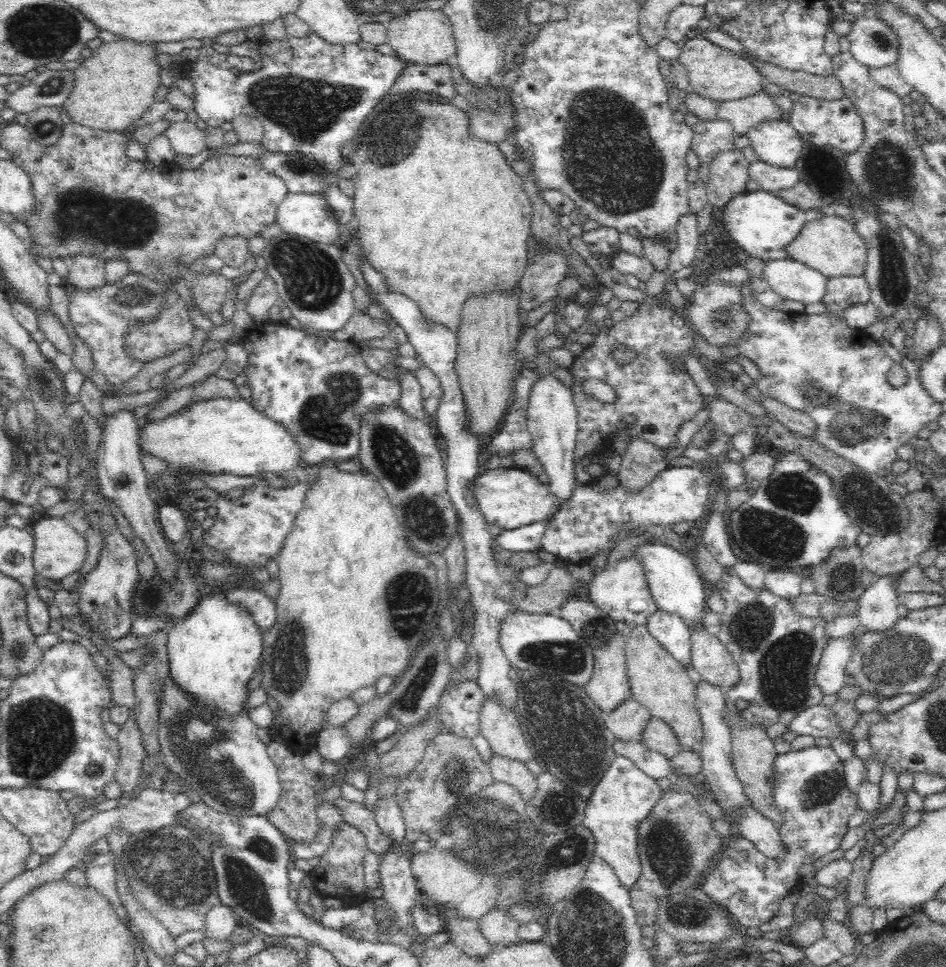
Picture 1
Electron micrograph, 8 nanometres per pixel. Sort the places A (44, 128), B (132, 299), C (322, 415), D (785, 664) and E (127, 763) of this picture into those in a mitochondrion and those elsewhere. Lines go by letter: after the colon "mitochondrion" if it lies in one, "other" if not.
A: mitochondrion
B: mitochondrion
C: mitochondrion
D: mitochondrion
E: other

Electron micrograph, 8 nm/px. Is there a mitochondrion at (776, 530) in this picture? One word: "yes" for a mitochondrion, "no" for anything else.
yes

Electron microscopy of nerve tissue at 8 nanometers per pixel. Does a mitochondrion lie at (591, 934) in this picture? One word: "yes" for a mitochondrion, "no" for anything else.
yes

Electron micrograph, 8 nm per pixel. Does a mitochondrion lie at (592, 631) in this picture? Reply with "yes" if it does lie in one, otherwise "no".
yes

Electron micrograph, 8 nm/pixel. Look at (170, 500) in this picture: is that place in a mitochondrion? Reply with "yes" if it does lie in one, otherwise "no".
no

